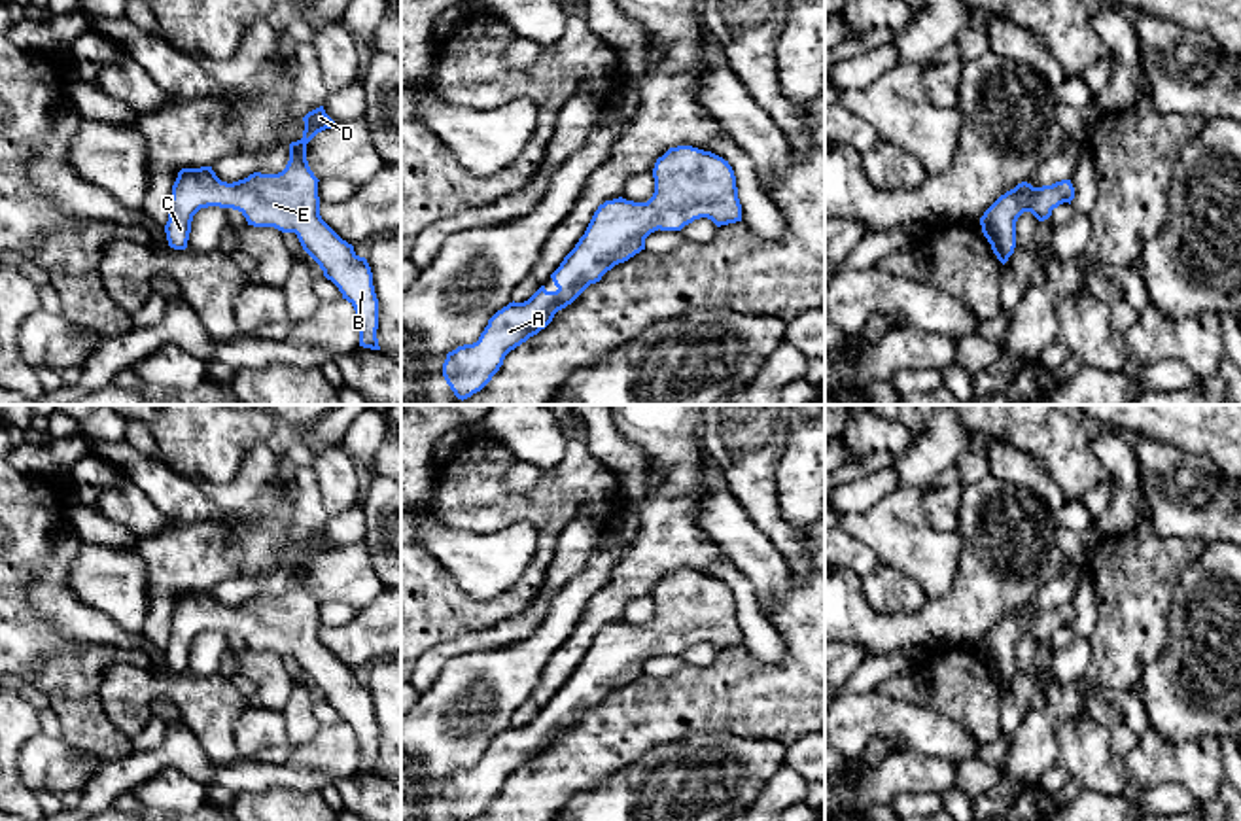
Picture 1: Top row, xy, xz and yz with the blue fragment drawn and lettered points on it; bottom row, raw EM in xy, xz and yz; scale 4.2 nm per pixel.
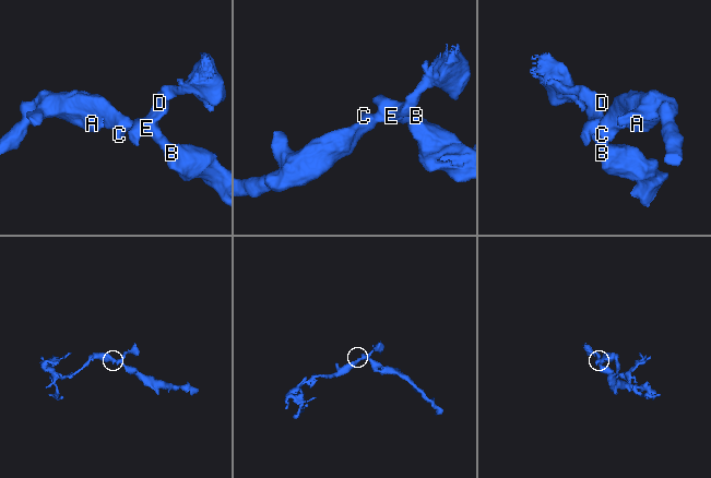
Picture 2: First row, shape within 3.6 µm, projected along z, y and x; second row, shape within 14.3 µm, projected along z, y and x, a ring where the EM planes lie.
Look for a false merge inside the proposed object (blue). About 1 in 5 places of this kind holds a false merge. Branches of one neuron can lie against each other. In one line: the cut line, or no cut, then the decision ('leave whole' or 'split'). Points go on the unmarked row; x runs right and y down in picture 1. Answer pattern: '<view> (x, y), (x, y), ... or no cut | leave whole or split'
no cut | leave whole

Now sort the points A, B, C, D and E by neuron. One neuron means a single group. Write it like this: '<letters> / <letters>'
A B C D E

